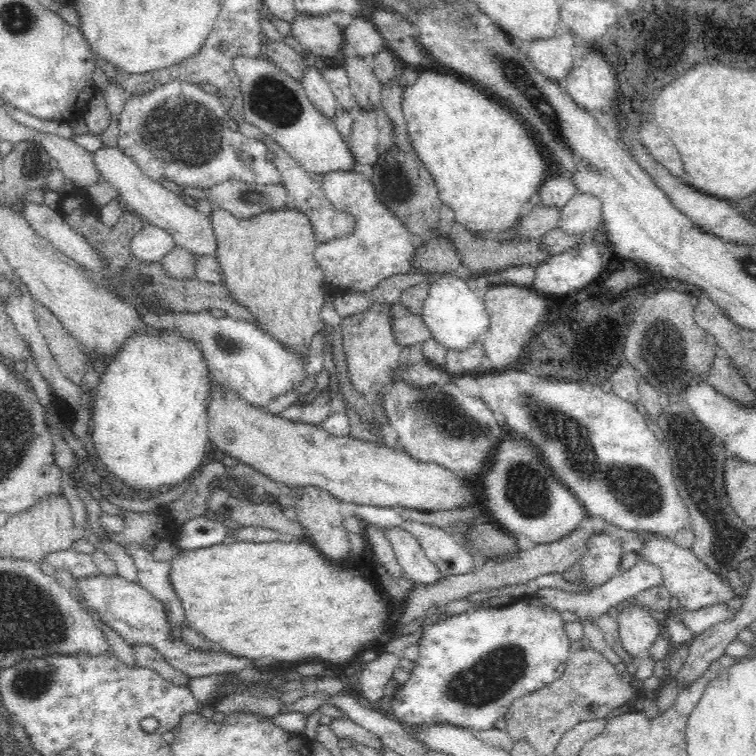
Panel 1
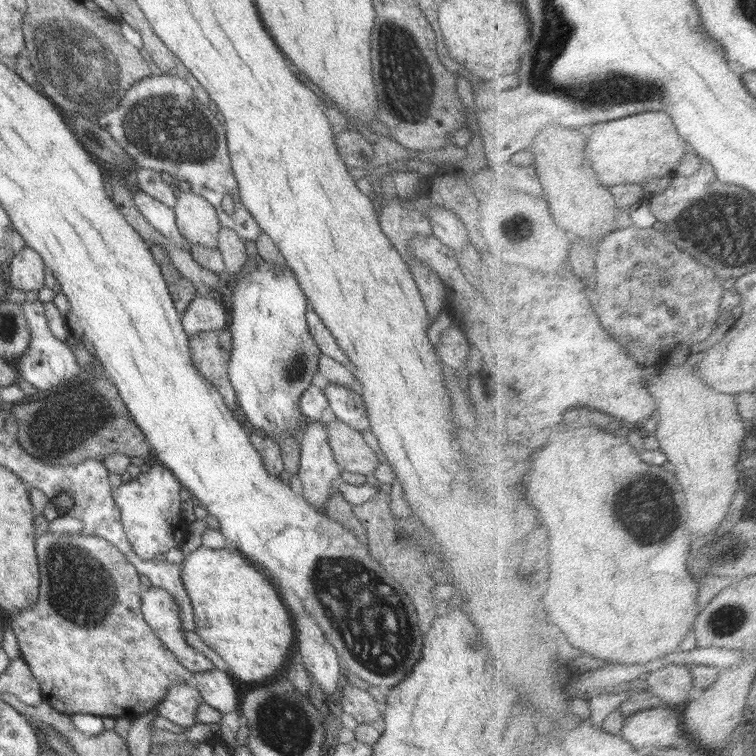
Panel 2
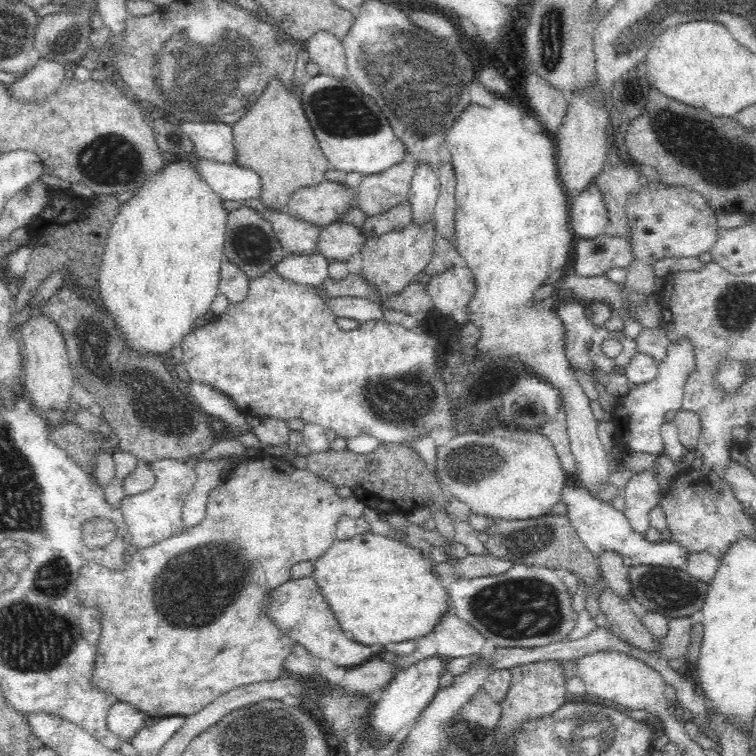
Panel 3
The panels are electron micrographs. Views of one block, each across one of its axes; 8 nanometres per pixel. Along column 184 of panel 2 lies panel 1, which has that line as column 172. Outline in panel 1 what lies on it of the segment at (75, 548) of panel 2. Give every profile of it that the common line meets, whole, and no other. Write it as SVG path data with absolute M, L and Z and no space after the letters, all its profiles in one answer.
M135 645L133 651L135 652L136 667L152 670L174 685L188 686L190 677L170 667L170 664L162 657L162 653L156 651L152 646Z

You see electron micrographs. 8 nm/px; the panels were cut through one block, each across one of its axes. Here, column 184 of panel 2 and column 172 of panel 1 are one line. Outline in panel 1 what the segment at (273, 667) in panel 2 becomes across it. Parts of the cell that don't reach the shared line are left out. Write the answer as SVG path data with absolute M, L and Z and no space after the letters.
M308 540L298 542L227 542L215 544L208 548L199 548L195 551L182 549L171 559L169 570L169 581L174 592L180 597L187 626L195 630L204 640L212 642L216 647L222 649L222 653L232 656L246 658L250 661L260 660L261 658L272 658L272 660L282 660L282 662L300 663L310 661L320 661L323 663L341 664L349 661L358 652L364 652L370 643L377 641L378 636L386 630L385 622L388 620L388 606L386 605L387 596L376 591L376 586L370 584L368 580L354 568L344 568L342 564L330 562L322 552L314 547Z

